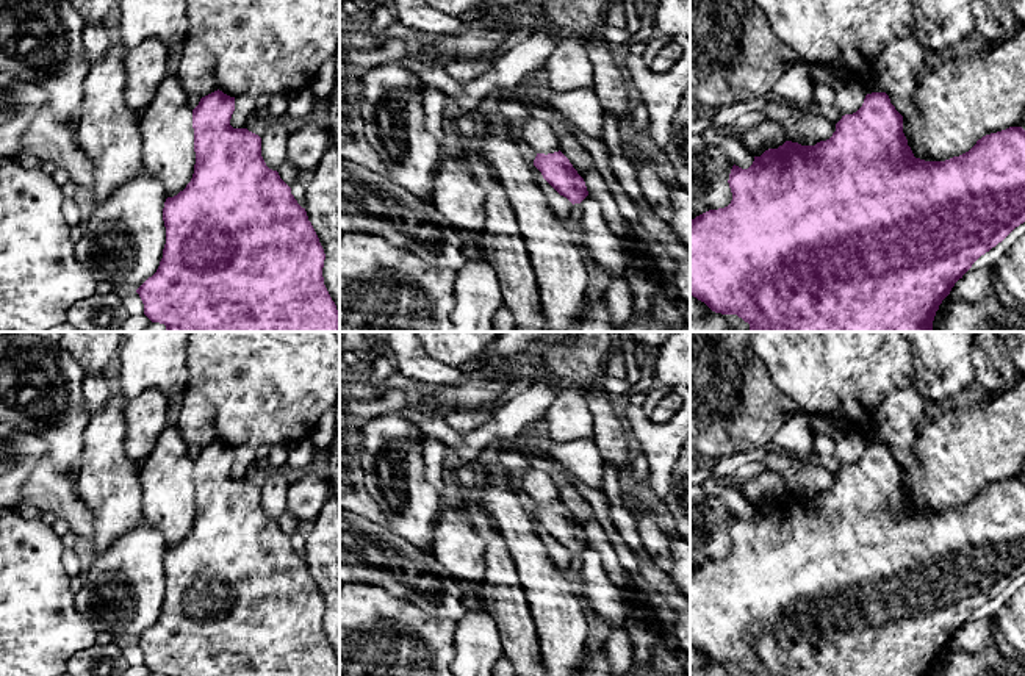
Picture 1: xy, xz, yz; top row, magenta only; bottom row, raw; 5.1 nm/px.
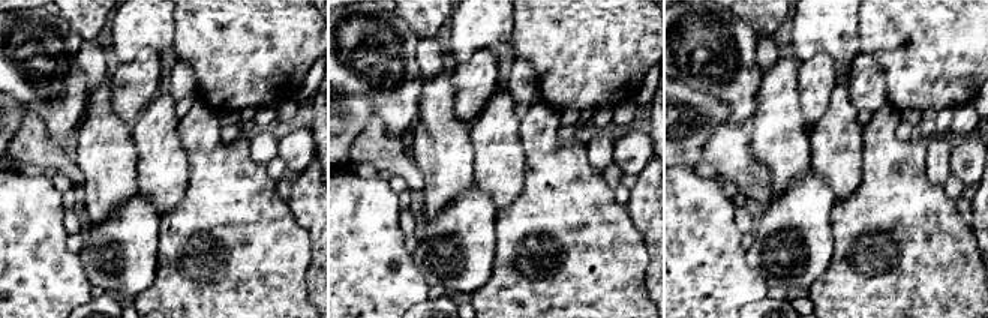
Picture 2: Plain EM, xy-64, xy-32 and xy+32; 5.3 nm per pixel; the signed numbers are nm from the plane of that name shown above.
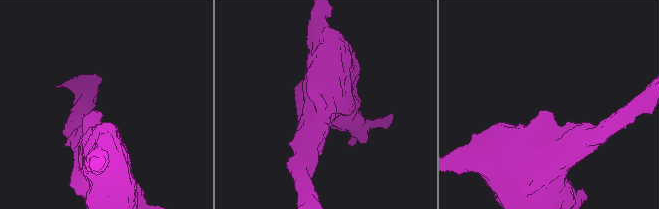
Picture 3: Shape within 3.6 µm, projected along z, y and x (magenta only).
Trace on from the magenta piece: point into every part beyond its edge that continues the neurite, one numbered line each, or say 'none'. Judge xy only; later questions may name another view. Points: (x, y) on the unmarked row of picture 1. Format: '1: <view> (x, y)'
none

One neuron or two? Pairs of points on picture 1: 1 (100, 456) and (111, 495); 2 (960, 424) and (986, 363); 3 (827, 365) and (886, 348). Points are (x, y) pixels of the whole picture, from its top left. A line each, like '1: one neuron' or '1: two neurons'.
1: one neuron
2: two neurons
3: one neuron

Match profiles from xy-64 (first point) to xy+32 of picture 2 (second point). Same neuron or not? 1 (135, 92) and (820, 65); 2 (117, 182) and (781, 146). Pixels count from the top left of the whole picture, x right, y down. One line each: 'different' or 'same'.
1: same
2: same

